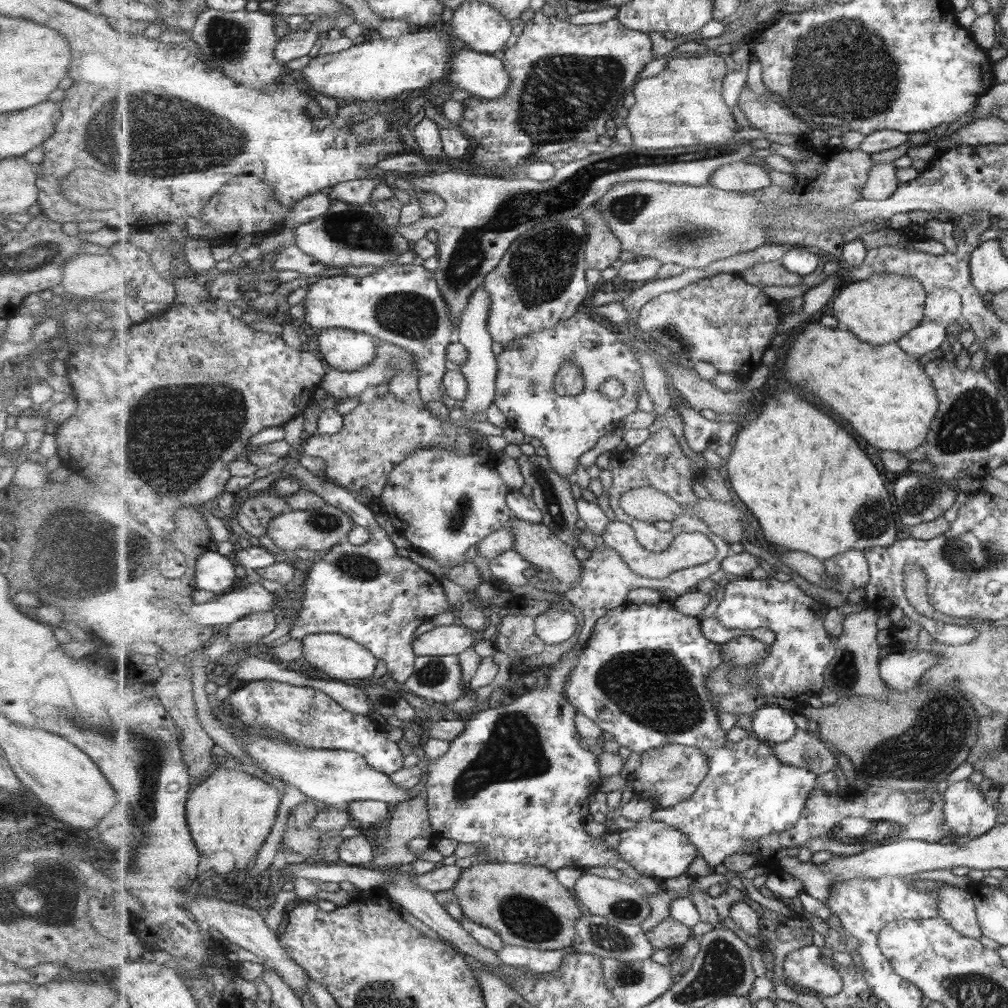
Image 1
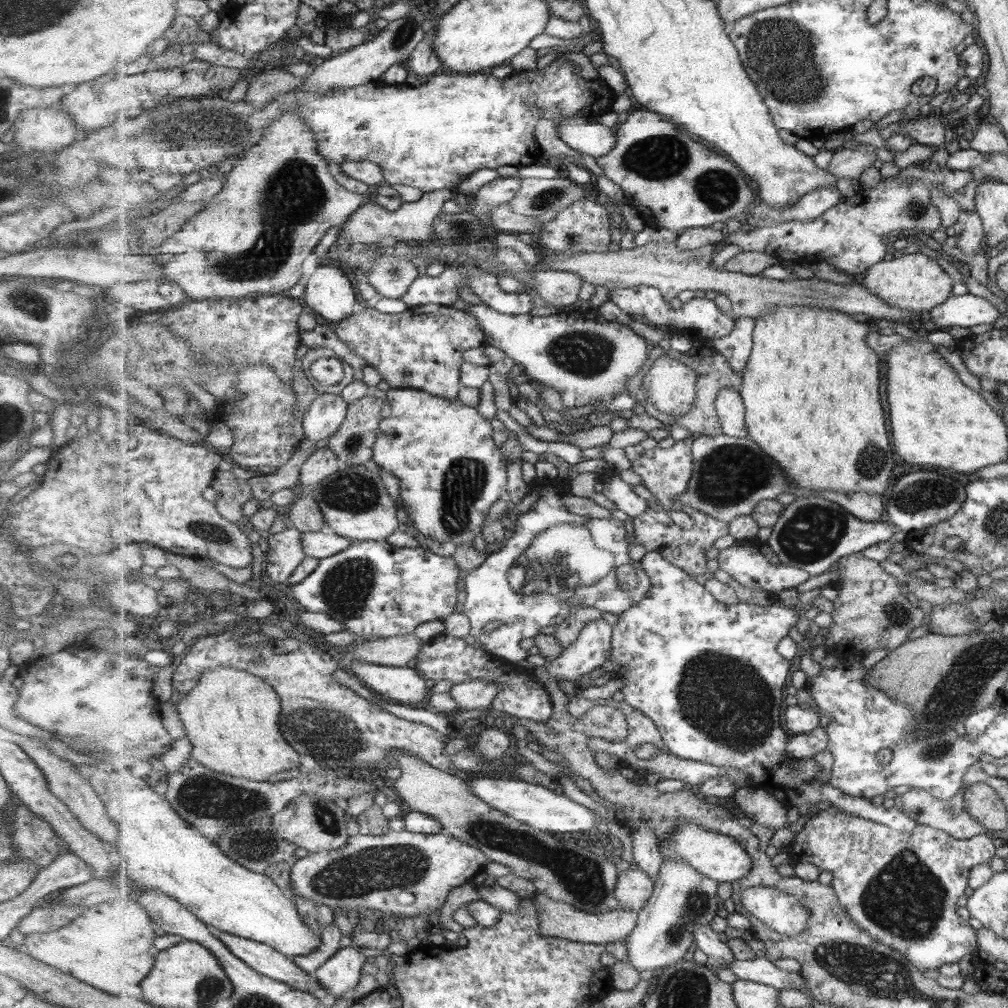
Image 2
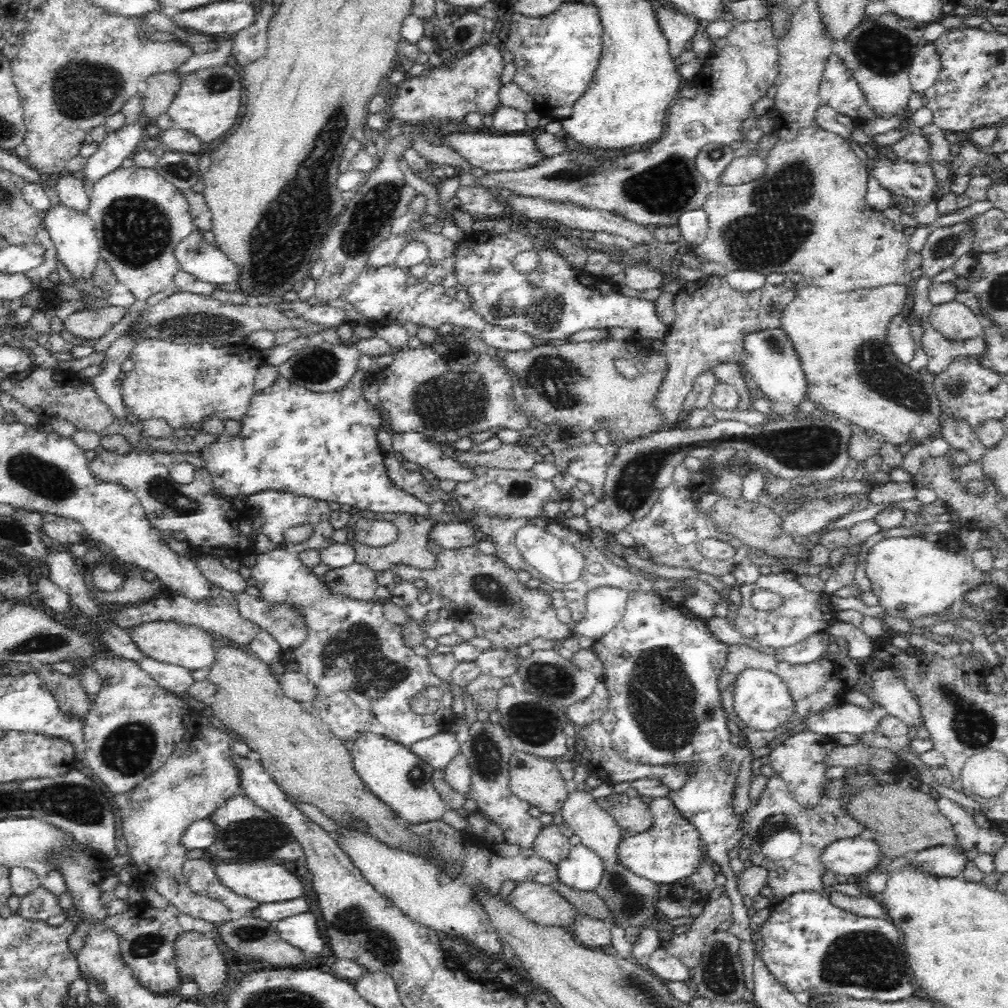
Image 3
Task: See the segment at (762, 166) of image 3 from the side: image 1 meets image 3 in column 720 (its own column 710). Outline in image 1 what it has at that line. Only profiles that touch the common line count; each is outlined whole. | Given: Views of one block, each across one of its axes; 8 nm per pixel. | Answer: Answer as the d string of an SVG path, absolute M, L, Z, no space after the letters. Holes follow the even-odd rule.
M739 161L716 168L710 176L710 184L726 191L750 193L771 186L773 182L765 166Z

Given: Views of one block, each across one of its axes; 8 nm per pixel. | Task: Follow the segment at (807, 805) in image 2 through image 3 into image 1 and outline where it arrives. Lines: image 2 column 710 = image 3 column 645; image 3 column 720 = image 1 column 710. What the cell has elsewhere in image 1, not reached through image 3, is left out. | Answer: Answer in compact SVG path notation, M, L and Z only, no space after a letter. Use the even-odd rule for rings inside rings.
M669 600L659 604L627 603L611 609L597 621L587 646L581 651L579 664L565 682L565 694L577 712L612 734L621 749L627 747L639 755L669 744L704 750L709 758L710 771L695 794L677 806L658 807L651 818L666 822L686 834L712 870L728 856L752 849L760 838L793 828L807 799L819 788L816 772L783 764L775 756L770 742L756 736L737 742L727 739L727 731L719 726L719 716L713 707L706 680L708 674L724 661L722 646L703 634L701 619L679 612Z

